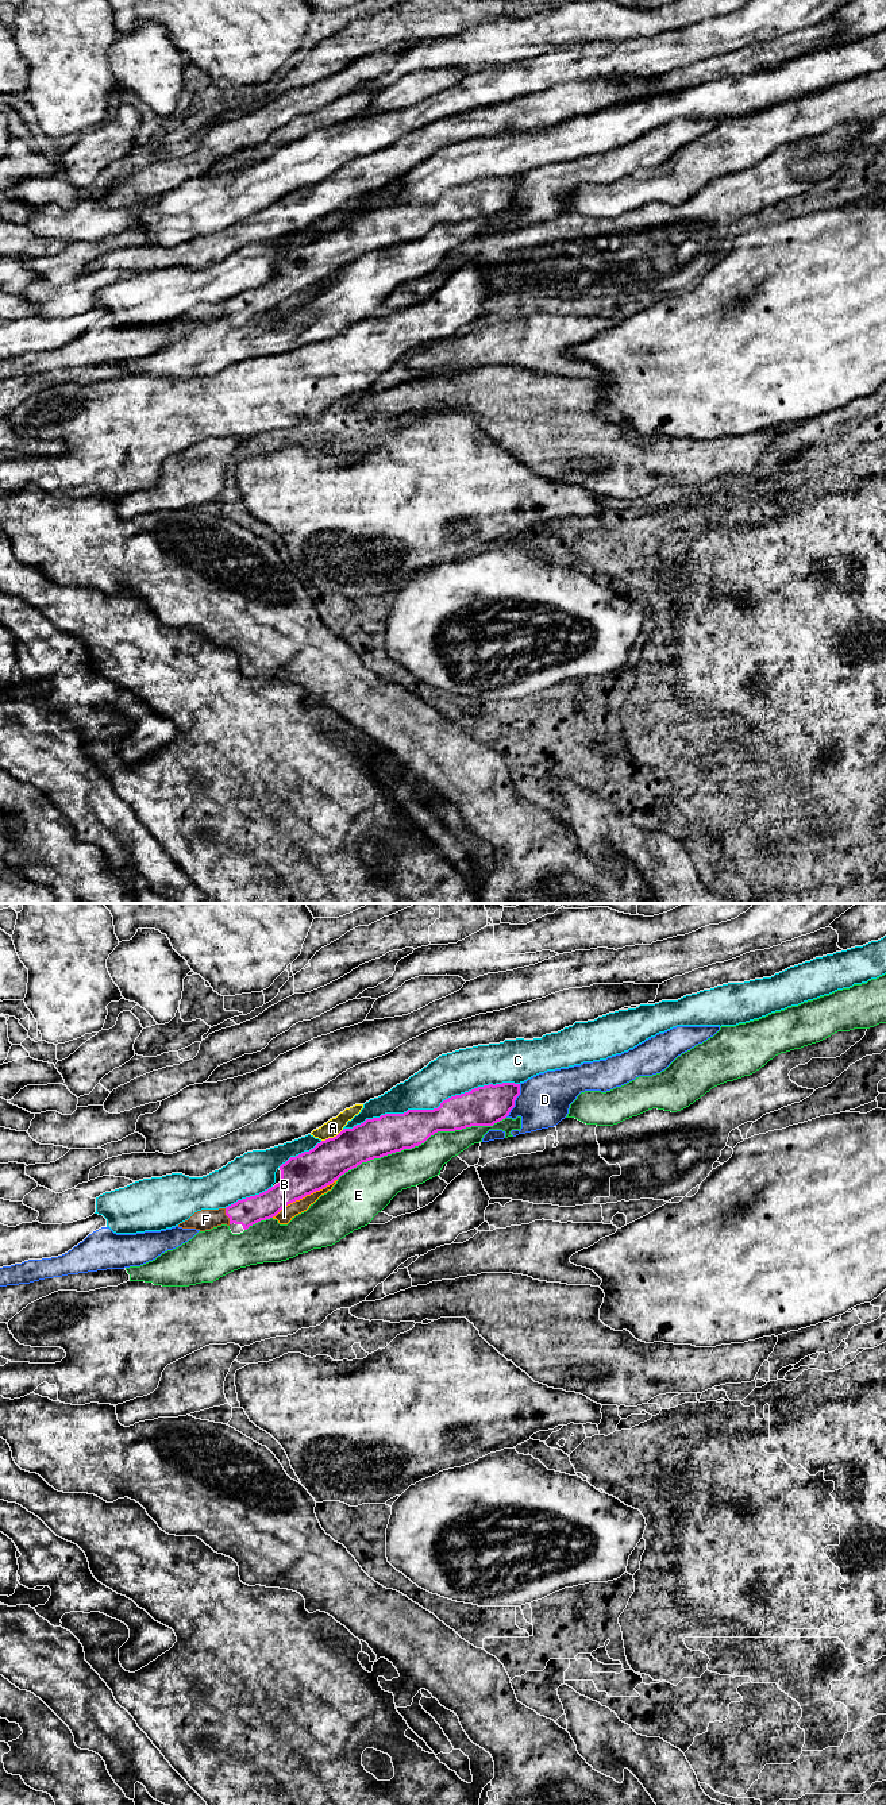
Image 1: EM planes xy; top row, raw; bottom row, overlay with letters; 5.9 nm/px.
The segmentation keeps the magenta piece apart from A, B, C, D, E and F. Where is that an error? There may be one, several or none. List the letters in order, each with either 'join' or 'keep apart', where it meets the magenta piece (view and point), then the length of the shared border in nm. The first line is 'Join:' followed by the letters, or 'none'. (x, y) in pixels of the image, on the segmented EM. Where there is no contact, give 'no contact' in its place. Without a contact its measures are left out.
Join: F
A: keep apart | xy (331, 1138) | 150 nm
B: keep apart | xy (304, 1196) | 460 nm
C: keep apart | xy (431, 1110) | 1100 nm
D: keep apart | xy (515, 1099) | 220 nm
E: keep apart | xy (420, 1144) | 1050 nm
F: join | xy (228, 1217) | 100 nm

